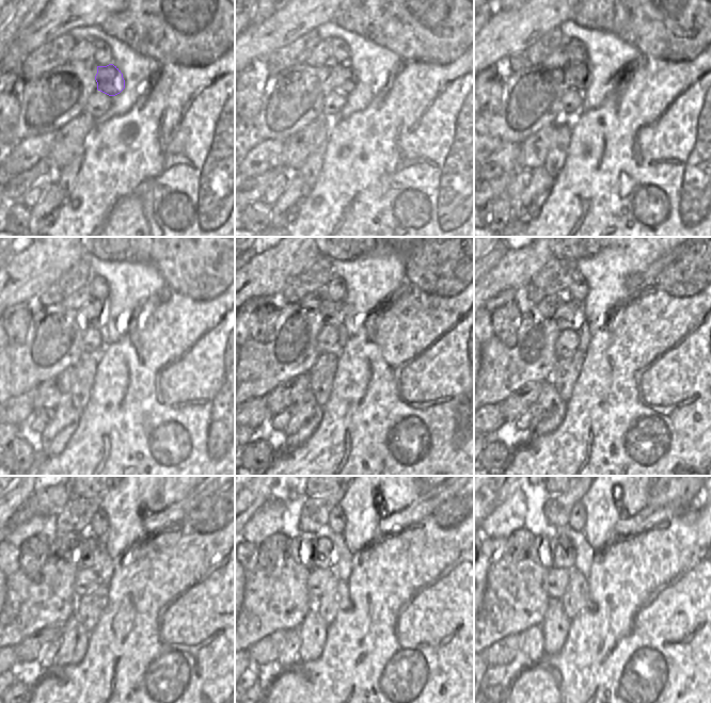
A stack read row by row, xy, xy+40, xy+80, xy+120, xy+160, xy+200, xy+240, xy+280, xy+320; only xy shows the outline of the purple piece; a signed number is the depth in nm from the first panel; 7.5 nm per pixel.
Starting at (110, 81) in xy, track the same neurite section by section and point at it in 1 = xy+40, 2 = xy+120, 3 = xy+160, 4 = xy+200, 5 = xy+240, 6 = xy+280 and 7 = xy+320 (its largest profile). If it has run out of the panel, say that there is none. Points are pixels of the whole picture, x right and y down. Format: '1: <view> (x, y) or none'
1: xy+40 (342, 78)
2: xy+120 (93, 313)
3: xy+160 (326, 314)
4: xy+200 (564, 316)
5: xy+240 (89, 552)
6: xy+280 (325, 554)
7: xy+320 (564, 554)

